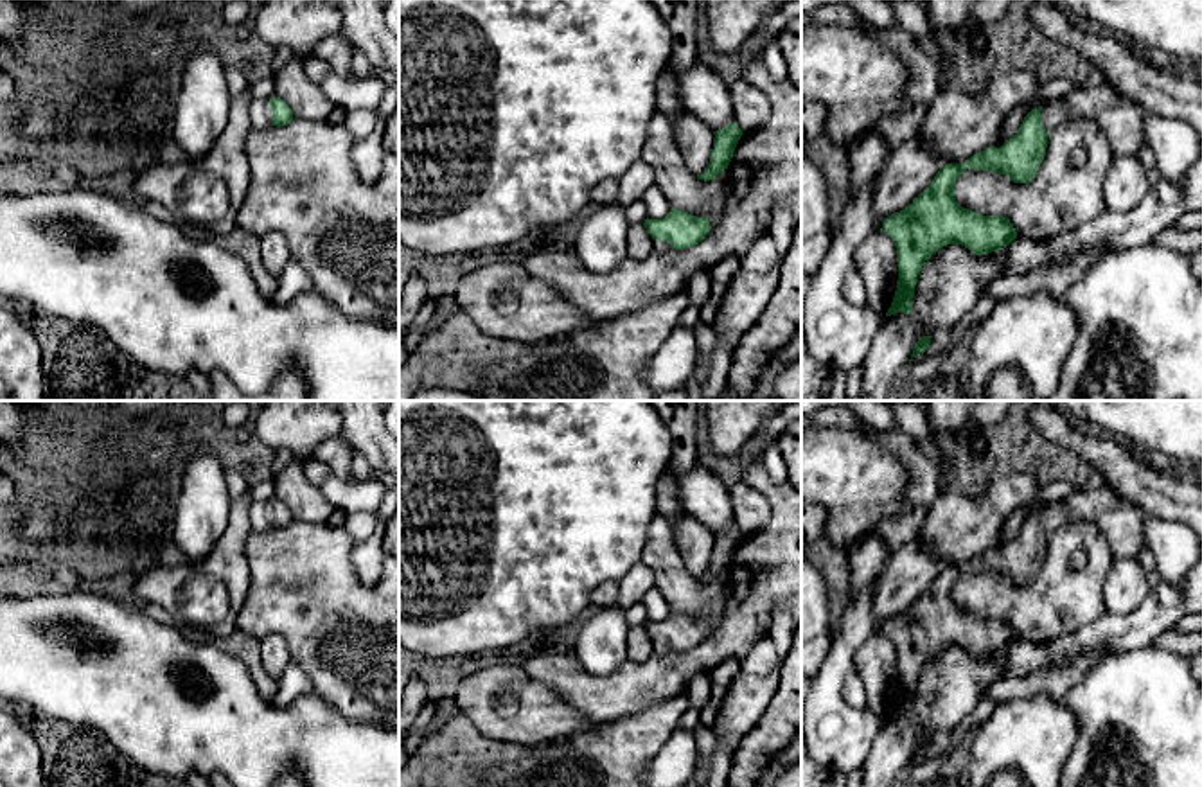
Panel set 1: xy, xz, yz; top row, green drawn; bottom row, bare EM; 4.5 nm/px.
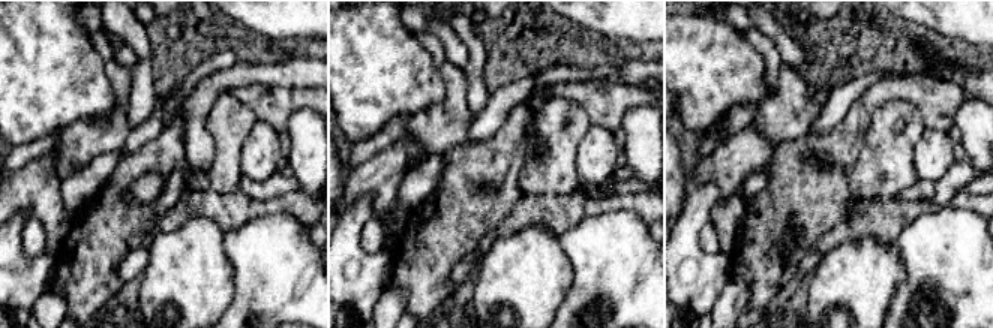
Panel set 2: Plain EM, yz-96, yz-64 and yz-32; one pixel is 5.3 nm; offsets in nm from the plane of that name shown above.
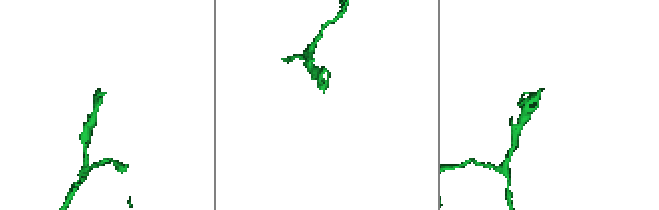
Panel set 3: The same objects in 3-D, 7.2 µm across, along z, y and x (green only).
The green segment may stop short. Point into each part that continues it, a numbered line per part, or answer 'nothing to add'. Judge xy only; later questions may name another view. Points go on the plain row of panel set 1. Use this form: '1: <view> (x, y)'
1: xy (259, 512)

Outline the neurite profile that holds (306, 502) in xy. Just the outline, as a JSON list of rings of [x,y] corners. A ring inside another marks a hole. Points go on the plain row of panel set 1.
[[[293,460],[280,473],[273,474],[275,500],[280,500],[293,514],[295,521],[323,525],[332,514],[332,505],[322,494],[320,487],[313,485],[305,474],[302,462]]]

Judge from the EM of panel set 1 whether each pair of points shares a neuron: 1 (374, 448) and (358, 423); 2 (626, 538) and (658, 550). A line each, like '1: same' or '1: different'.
1: same
2: different

